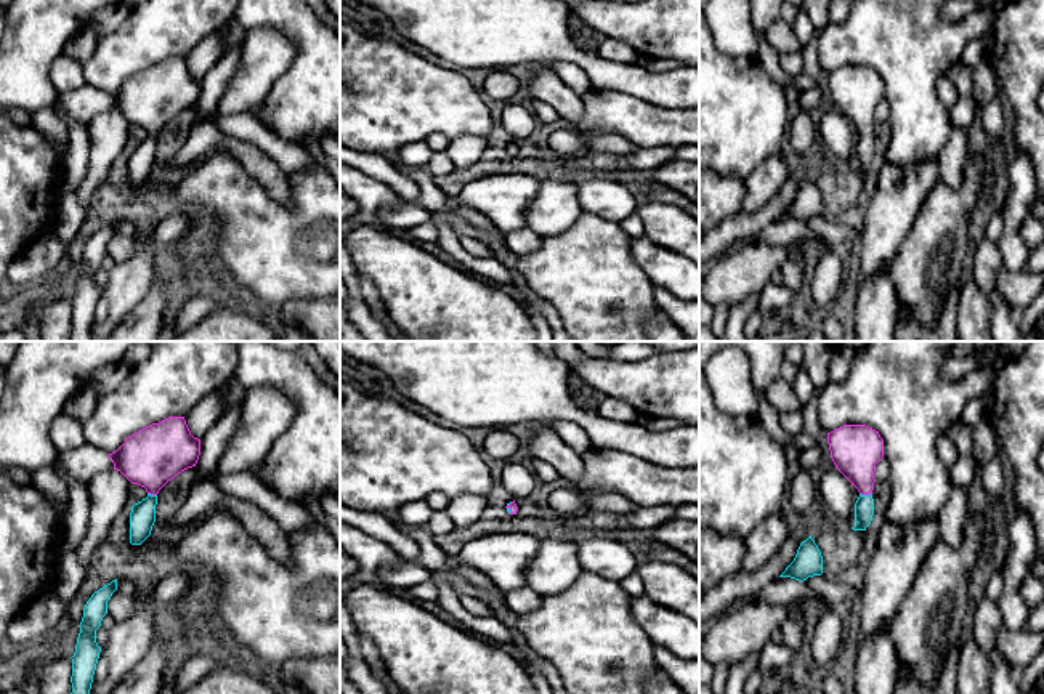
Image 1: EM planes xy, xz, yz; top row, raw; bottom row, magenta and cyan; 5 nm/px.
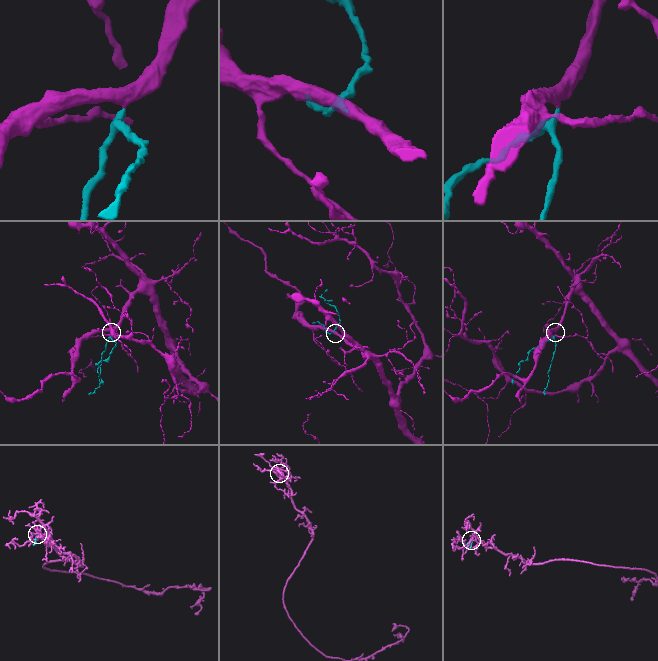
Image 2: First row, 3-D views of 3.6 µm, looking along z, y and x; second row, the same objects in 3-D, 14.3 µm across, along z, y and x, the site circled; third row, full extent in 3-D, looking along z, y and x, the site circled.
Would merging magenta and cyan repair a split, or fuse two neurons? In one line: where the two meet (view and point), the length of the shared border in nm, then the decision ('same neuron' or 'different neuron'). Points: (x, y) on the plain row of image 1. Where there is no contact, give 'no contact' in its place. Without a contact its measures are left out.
meets magenta in yz at (866, 135); contact 70 nm long; same neuron

